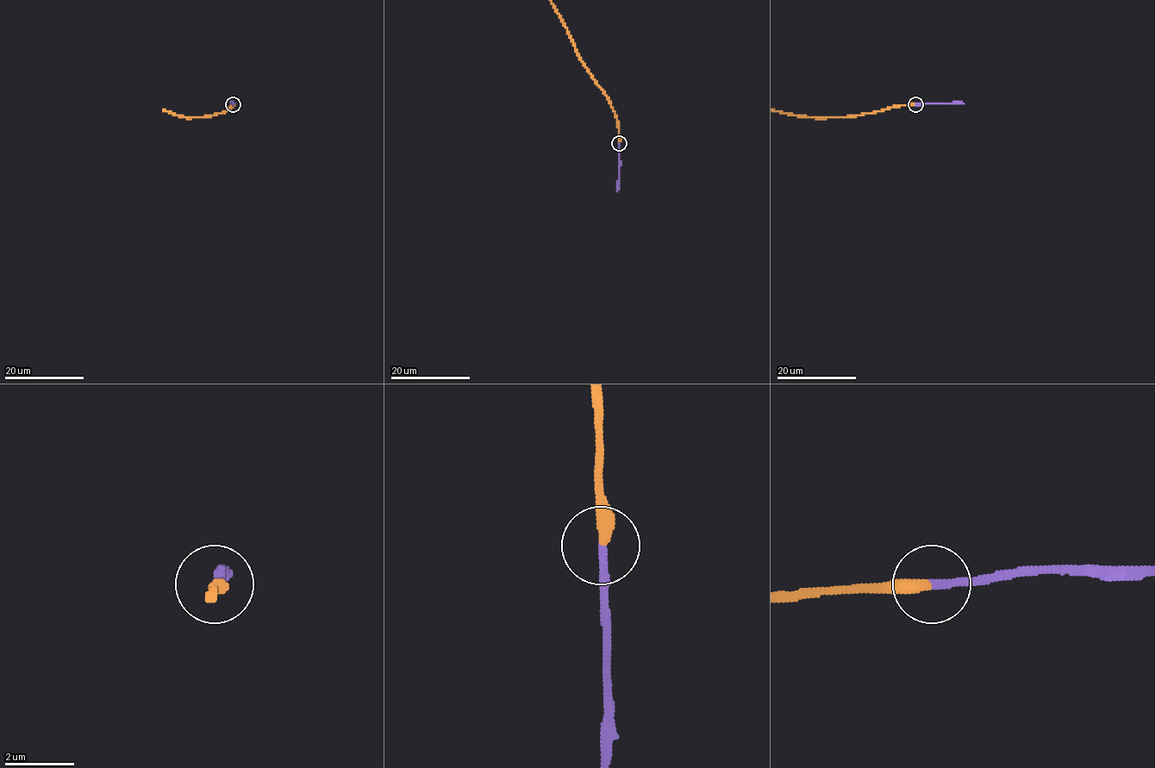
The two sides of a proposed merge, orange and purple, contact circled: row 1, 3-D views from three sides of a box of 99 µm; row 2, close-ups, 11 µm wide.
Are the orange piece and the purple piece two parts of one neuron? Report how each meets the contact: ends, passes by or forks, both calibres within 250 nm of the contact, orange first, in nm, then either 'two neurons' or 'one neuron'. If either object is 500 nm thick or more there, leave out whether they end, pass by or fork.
orange ends | purple ends | 360/240 nm | one neuron

